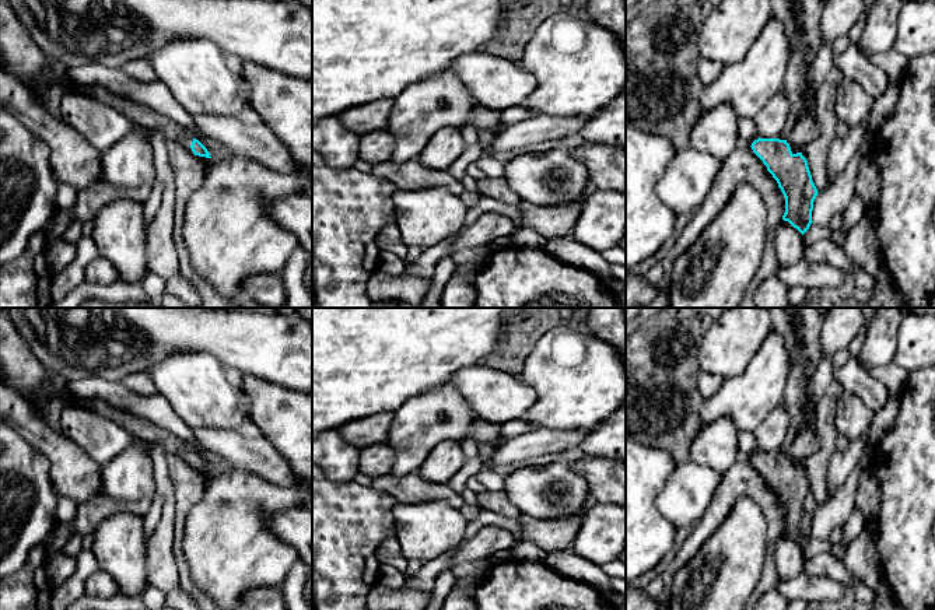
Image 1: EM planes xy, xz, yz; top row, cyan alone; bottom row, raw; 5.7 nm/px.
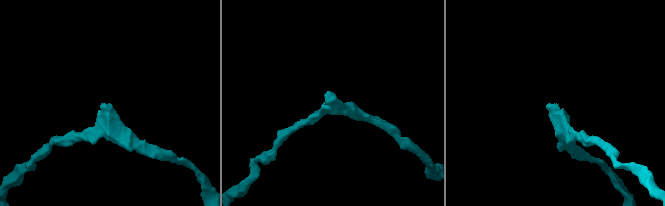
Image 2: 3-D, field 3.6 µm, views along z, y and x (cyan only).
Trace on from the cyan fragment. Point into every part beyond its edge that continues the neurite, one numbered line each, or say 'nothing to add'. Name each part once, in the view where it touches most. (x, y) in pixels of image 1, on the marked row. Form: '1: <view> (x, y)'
1: xy (142, 114)

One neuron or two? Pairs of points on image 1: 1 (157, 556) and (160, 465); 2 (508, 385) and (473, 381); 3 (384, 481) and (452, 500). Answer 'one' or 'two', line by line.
1: one
2: one
3: one

